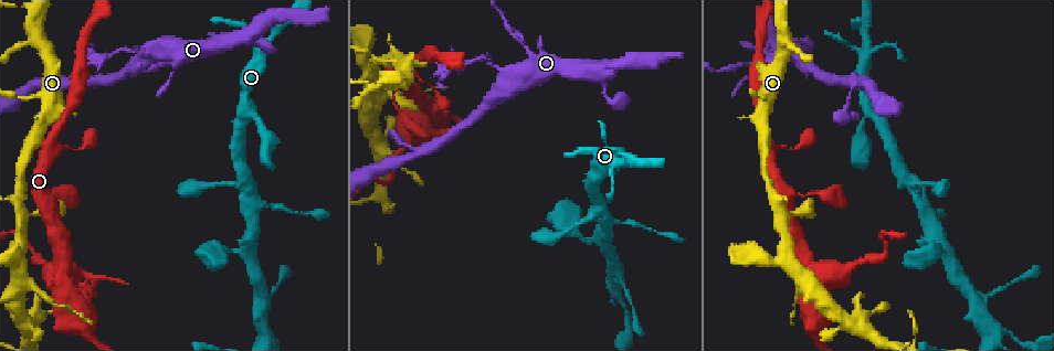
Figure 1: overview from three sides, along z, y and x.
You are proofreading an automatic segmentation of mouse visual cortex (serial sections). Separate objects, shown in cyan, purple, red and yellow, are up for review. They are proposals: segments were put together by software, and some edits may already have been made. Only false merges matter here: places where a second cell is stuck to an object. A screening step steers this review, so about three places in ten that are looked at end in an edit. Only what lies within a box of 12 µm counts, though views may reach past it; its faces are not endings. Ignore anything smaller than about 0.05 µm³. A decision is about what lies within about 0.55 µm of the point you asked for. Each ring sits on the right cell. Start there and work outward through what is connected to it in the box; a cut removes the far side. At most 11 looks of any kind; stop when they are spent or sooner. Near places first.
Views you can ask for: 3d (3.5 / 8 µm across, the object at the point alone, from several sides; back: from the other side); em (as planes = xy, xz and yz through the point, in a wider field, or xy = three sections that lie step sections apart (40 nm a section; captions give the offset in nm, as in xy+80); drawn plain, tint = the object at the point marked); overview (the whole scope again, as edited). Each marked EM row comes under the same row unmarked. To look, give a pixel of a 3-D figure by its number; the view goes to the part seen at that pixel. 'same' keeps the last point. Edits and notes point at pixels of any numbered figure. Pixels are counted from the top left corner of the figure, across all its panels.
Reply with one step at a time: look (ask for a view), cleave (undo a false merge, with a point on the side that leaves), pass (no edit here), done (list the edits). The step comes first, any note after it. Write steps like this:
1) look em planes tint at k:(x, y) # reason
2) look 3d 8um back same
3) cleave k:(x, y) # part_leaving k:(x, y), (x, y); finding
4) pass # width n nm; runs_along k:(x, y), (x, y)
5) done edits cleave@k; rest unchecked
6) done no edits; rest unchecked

look 3d 3.5um at 1:(170, 65) # thin neck

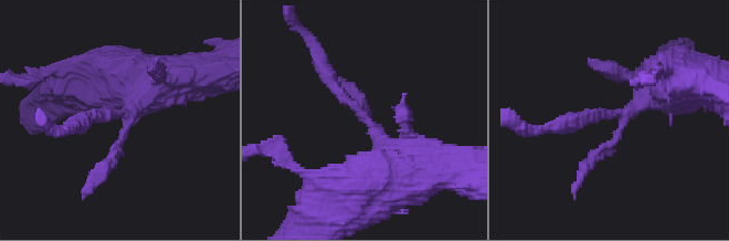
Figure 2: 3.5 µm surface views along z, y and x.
look em xy step 3 tint at 2:(115, 116) # now the EM

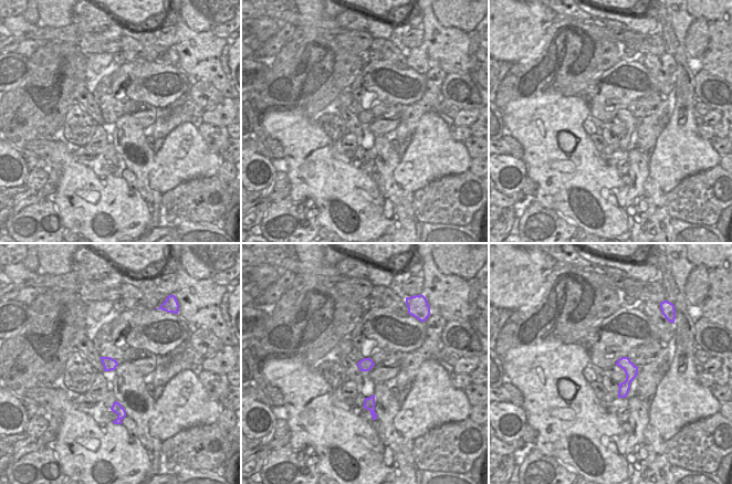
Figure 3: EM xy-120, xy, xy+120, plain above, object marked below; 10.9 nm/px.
look em xy step 1 tint same

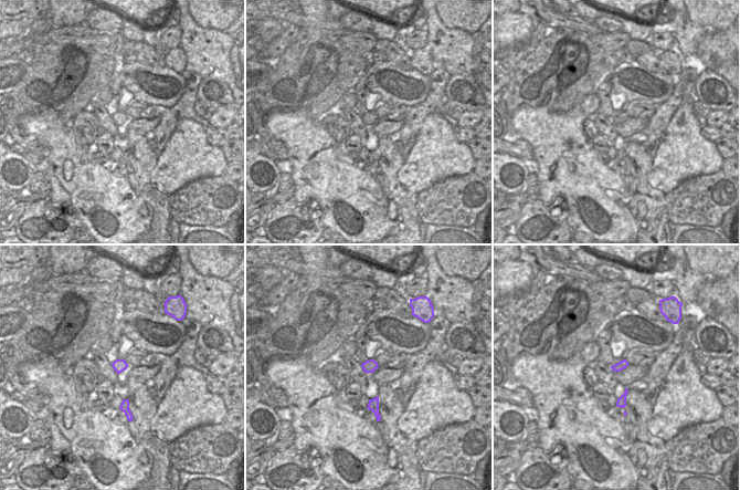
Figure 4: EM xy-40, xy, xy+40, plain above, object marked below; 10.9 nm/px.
pass # width 140 nm; runs_along 2:(410, 165), (319, 60); one cell here

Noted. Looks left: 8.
look 3d 3.5um back at 1:(21, 100) # a narrow waist

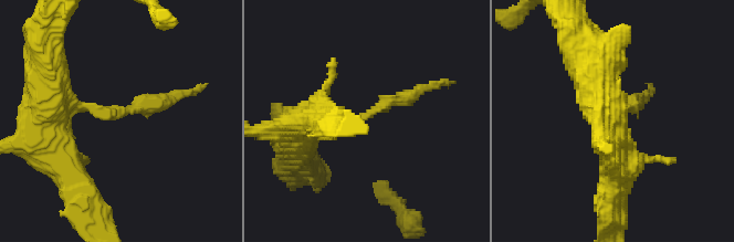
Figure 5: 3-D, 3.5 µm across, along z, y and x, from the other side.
look em xy step 2 tint at 5:(373, 111) # arm_widths 200, 200 nm; shape alone is not enough

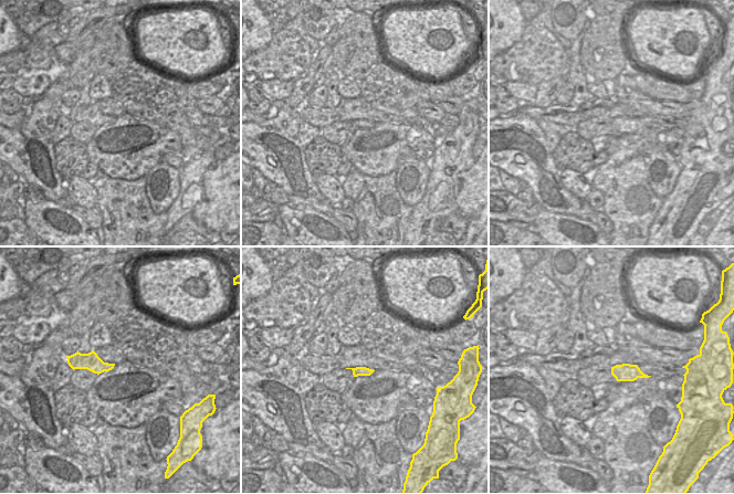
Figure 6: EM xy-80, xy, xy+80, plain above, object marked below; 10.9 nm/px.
pass # runs_along 5:(295, 133), (356, 122), (427, 85); continuous, no second cell

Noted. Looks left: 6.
look 3d 3.5um at 1:(251, 204) # arms part here

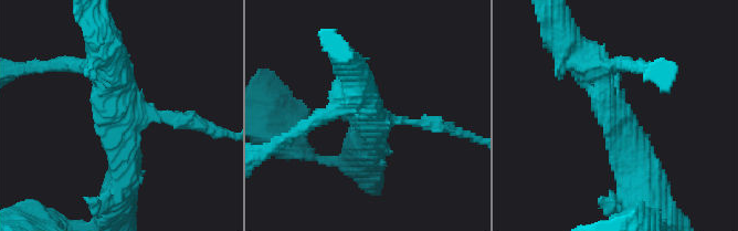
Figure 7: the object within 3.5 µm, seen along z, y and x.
look em xy step 5 tint at 7:(618, 117) # shape alone is not enough

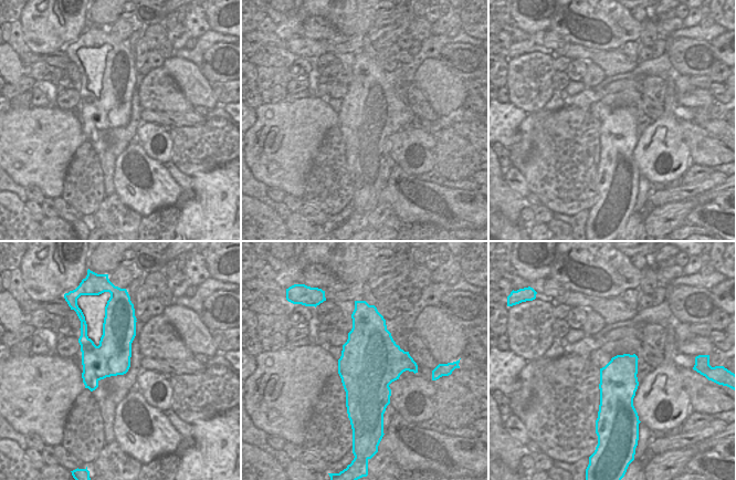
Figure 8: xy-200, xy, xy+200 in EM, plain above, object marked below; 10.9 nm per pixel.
pass # width 650 nm; runs_along 7:(581, 53), (610, 90), (643, 188); one cell here

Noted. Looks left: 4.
look 3d 3.5um at 1:(65, 279)

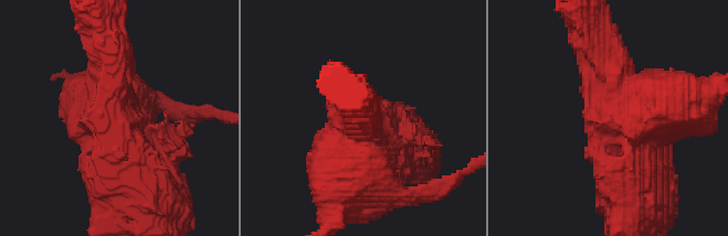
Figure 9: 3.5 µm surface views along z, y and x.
look em xy step 1 tint at 9:(112, 121)

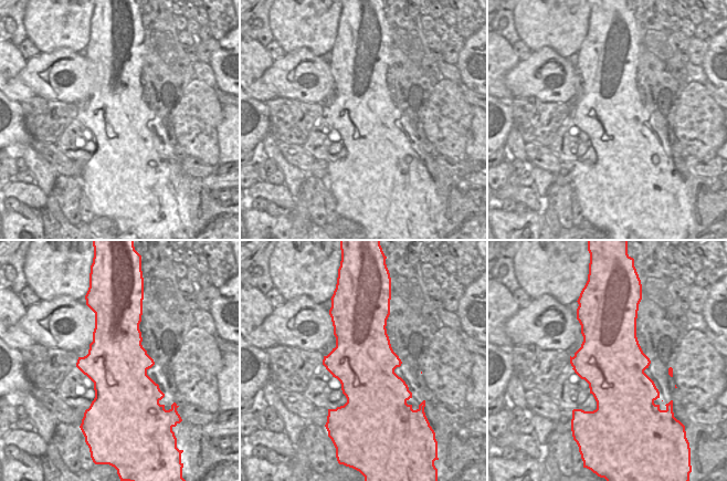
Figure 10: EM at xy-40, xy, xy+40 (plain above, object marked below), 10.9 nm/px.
cleave 9:(397, 201) # width 700 nm; part_leaving 9:(349, 140), (328, 224); two cells meet here

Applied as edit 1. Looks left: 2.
done edits cleave@9; rest unchecked

